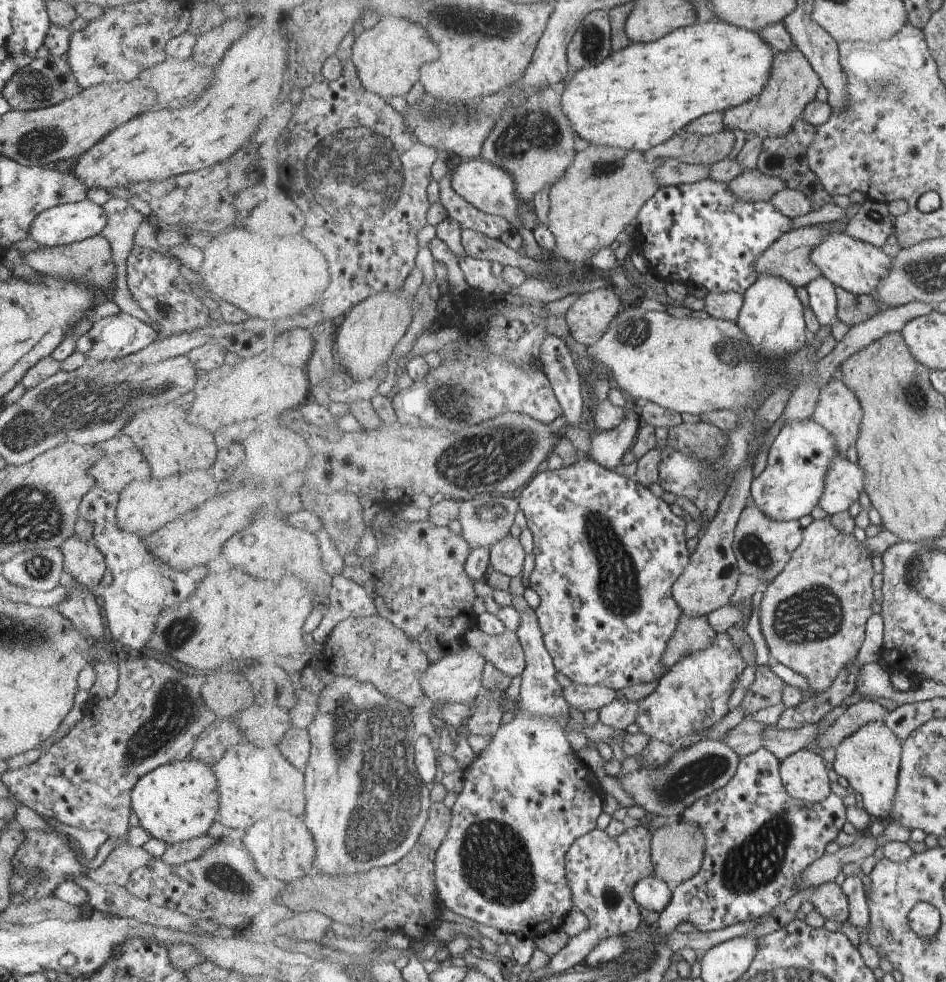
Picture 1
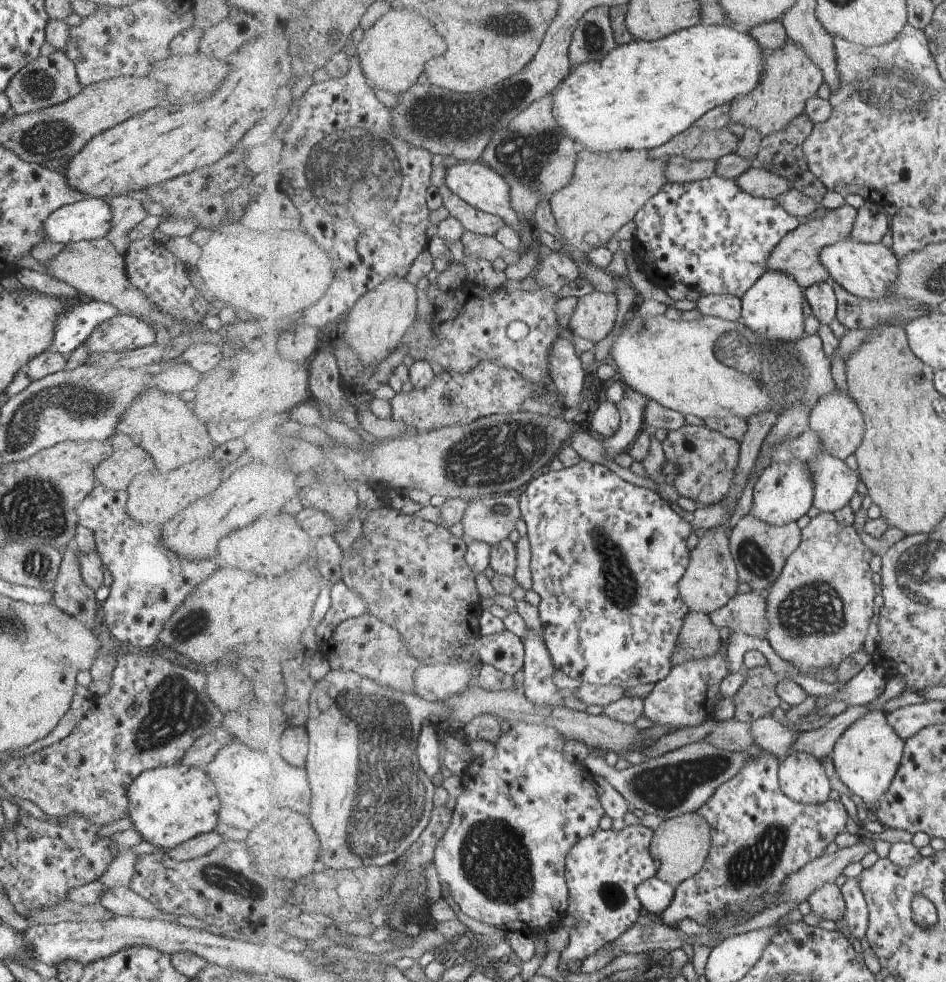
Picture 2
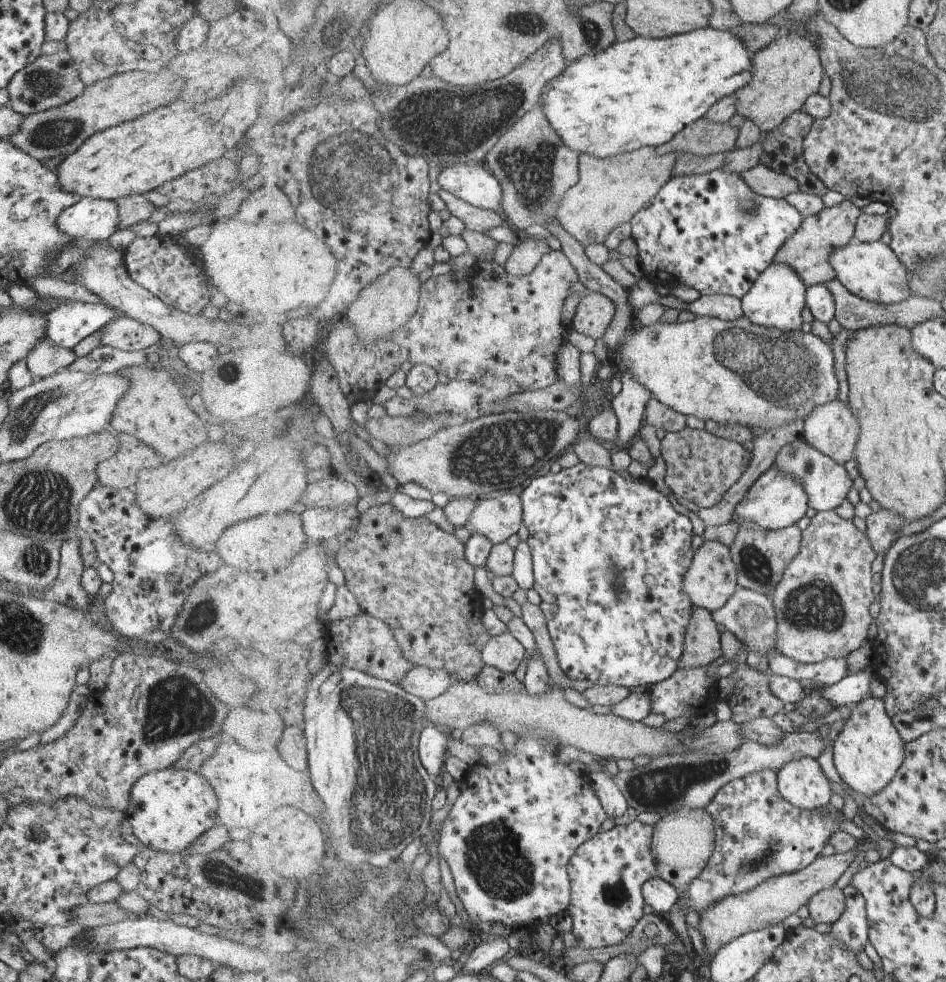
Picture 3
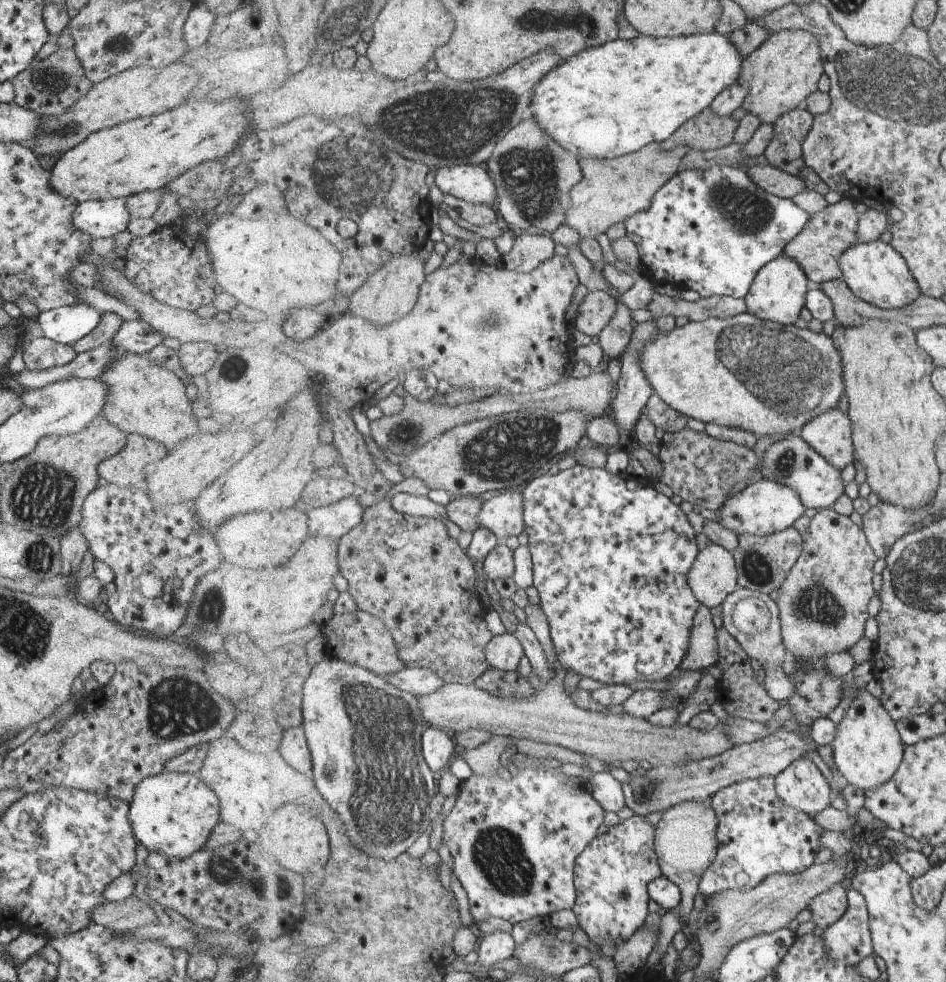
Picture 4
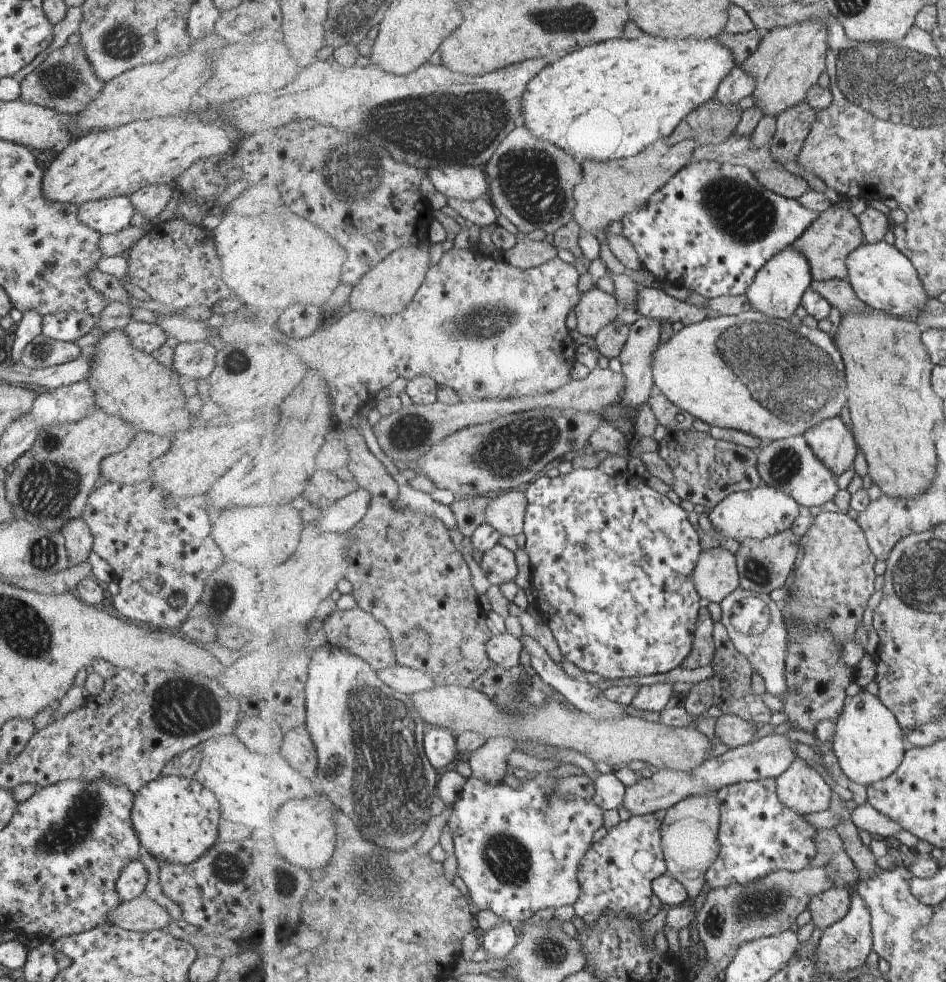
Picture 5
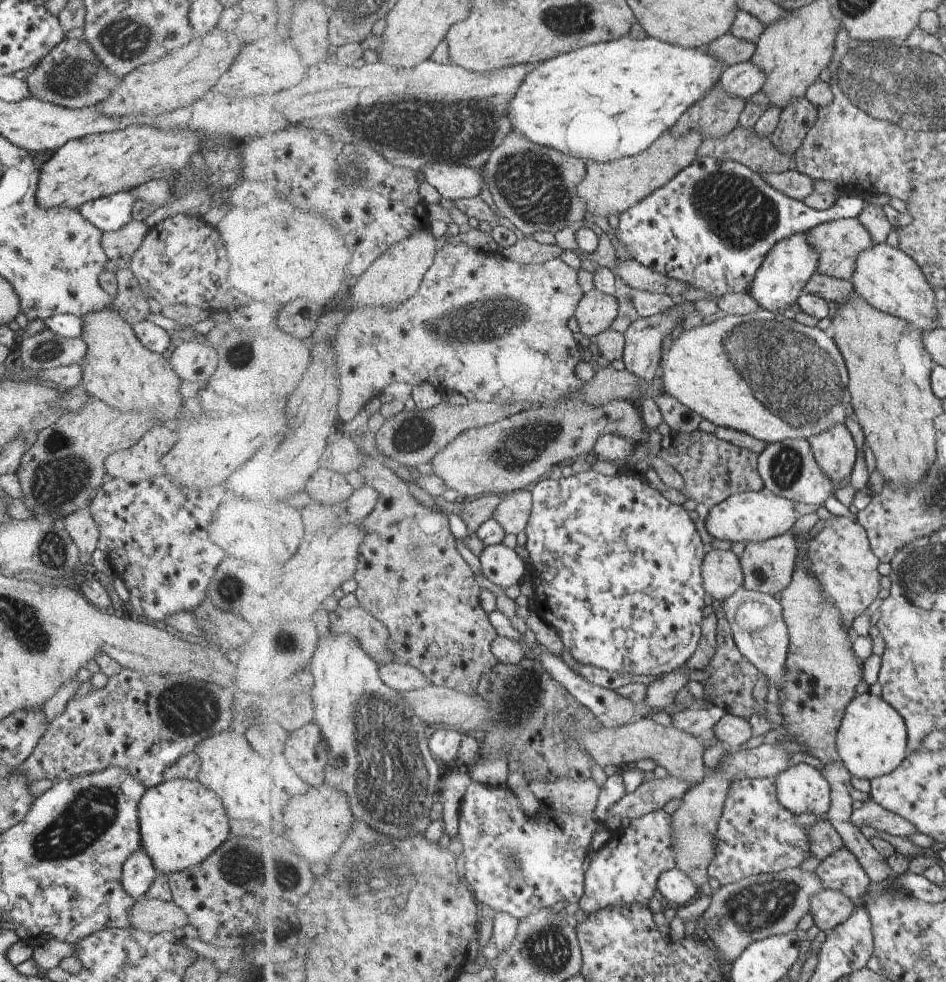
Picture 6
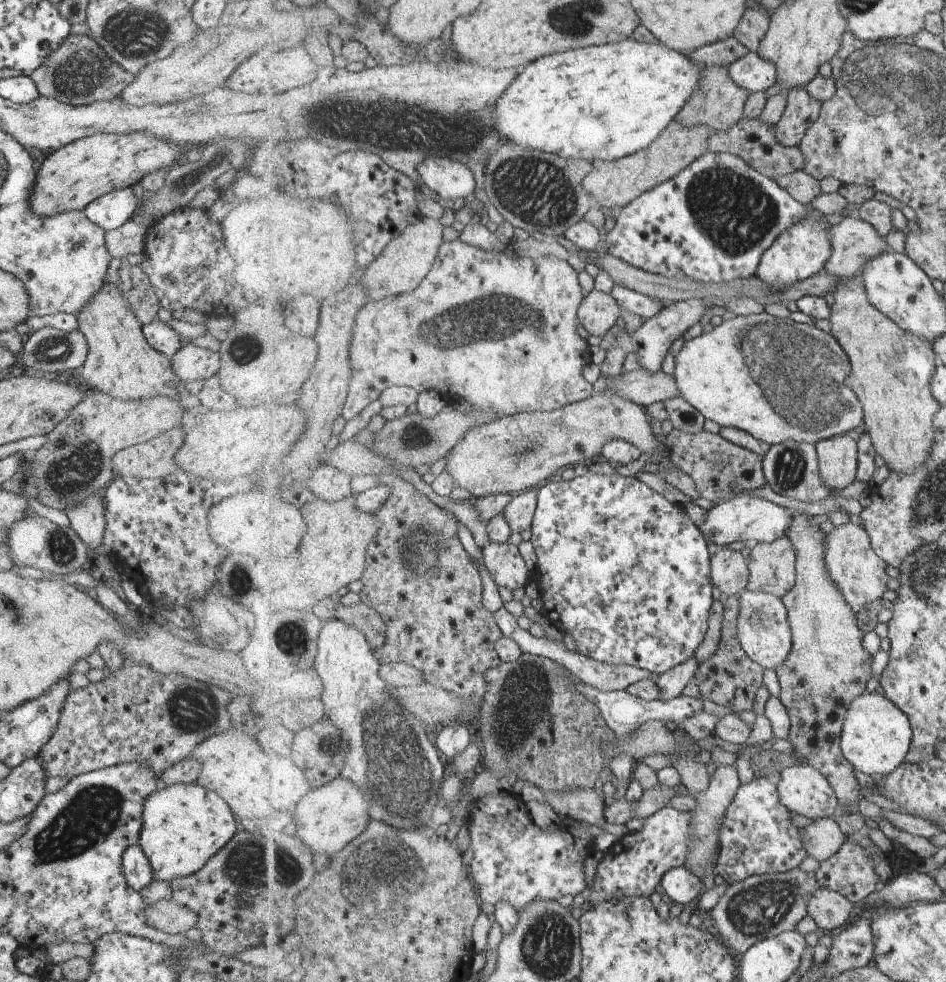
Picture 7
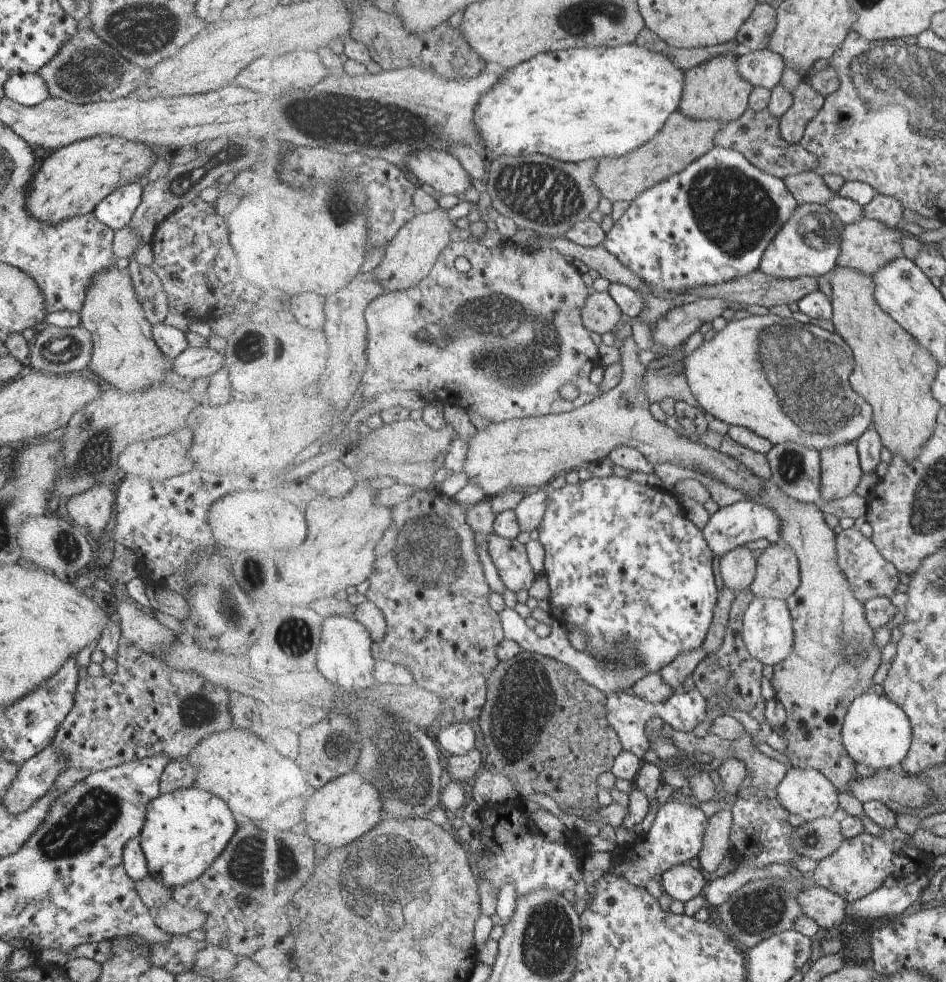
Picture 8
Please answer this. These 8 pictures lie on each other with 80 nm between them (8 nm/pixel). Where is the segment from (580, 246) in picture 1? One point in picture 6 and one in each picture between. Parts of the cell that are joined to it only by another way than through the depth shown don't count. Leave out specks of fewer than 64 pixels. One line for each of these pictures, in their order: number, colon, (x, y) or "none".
2: (608, 189)
3: (611, 191)
4: (611, 190)
5: (611, 189)
6: (612, 188)

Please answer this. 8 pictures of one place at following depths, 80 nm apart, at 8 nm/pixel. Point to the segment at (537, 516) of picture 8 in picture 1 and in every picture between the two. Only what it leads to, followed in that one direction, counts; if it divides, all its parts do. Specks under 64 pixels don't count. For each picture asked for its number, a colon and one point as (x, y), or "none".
1: (486, 519)
2: (492, 518)
3: (498, 518)
4: (504, 514)
5: (507, 513)
6: (513, 513)
7: (521, 511)

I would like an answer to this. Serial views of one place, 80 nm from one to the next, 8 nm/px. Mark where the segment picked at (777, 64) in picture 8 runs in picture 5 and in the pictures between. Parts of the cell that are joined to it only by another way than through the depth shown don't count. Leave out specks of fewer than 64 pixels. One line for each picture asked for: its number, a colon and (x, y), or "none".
5: (738, 84)
6: (743, 80)
7: (752, 71)

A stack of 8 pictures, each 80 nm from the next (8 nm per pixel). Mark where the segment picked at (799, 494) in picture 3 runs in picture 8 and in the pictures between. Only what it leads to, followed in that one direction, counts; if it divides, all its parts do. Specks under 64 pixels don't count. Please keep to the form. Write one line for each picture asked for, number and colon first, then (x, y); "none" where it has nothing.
4: (765, 507)
5: (765, 511)
6: (757, 516)
7: (745, 519)
8: (745, 521)

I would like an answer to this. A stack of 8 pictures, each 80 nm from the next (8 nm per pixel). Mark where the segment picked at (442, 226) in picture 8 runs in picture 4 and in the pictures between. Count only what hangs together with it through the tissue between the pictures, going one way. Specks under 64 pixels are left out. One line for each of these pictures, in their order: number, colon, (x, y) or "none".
4: (392, 293)
5: (389, 288)
6: (397, 276)
7: (406, 261)

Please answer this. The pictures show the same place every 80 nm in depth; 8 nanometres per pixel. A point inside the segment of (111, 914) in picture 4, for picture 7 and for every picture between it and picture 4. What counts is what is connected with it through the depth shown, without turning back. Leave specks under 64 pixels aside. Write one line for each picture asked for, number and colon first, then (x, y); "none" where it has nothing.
5: (140, 914)
6: (147, 915)
7: (167, 916)

